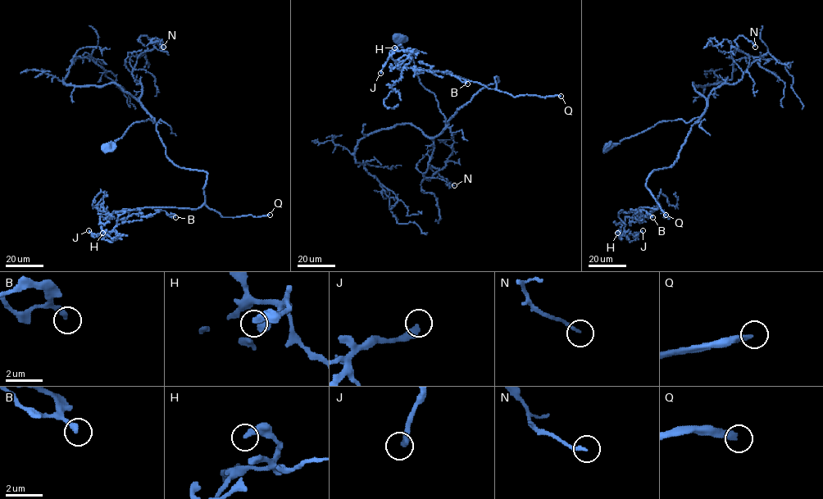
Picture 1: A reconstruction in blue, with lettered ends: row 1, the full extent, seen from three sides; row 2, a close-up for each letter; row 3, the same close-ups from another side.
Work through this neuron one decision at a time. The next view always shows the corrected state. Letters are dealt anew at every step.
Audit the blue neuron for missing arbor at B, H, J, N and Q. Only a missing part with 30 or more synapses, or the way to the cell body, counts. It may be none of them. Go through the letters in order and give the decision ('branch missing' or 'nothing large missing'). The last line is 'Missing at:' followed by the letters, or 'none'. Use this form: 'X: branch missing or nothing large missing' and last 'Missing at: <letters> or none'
B: nothing large missing
H: nothing large missing
J: nothing large missing
N: nothing large missing
Q: branch missing
Missing at: Q

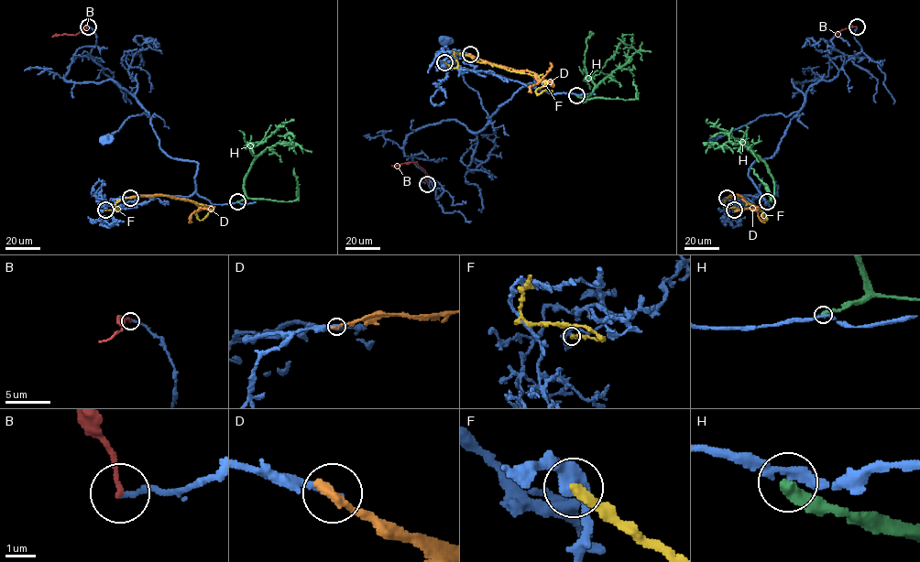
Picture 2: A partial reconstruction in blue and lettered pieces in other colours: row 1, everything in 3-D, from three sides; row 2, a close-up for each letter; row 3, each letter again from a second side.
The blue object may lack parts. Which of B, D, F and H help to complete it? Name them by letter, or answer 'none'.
none

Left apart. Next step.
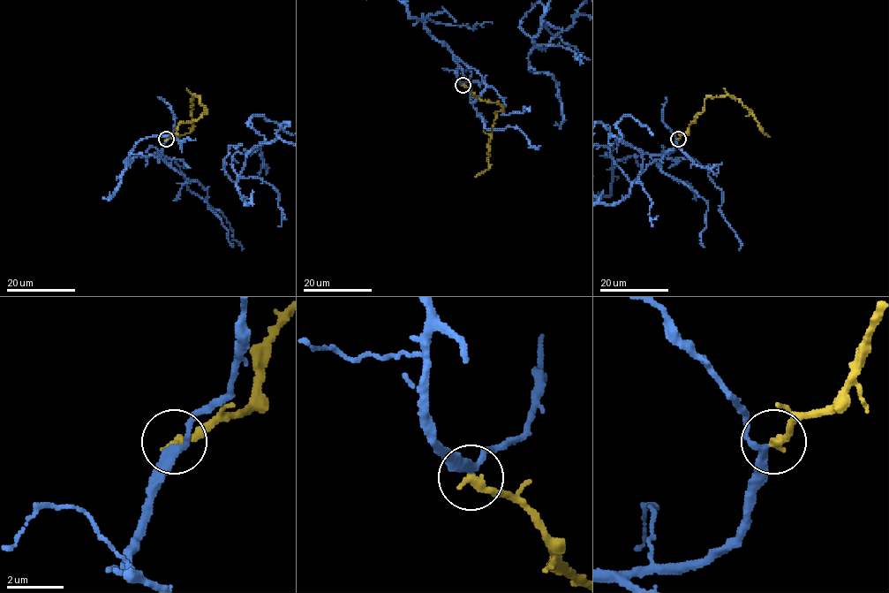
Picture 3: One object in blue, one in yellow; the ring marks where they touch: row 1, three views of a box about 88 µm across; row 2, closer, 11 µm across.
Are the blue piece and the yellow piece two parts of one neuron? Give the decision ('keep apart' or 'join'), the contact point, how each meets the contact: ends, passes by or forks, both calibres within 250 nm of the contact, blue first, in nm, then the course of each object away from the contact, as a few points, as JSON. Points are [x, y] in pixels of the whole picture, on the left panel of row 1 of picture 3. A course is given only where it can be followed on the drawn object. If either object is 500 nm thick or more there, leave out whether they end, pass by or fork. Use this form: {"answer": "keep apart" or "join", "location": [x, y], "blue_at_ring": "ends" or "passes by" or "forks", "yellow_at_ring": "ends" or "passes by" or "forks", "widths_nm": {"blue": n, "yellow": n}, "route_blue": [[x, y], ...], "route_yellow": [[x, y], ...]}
{"answer": "join", "location": [166, 139], "blue_at_ring": "passes by", "yellow_at_ring": "ends", "widths_nm": {"blue": 280, "yellow": 280}, "route_yellow": [[167, 139], [176, 133], [181, 122], [197, 121], [207, 112], [200, 96], [192, 98], [193, 129], [178, 136]]}

